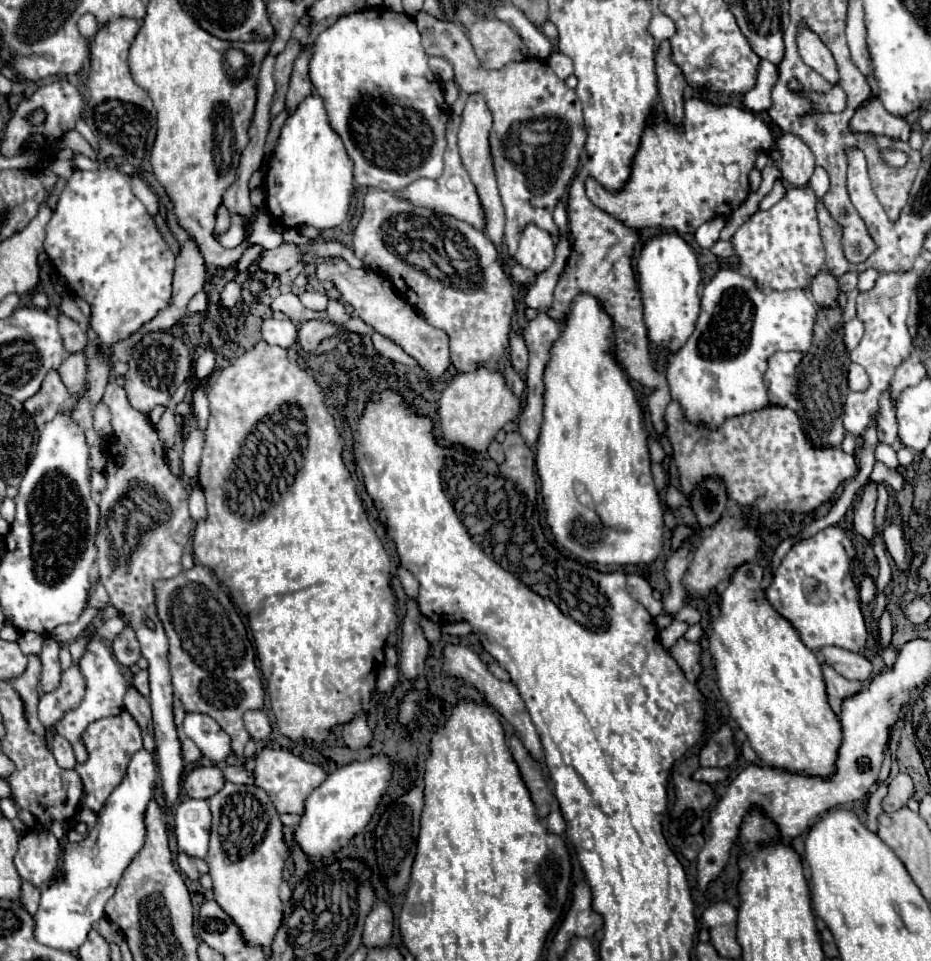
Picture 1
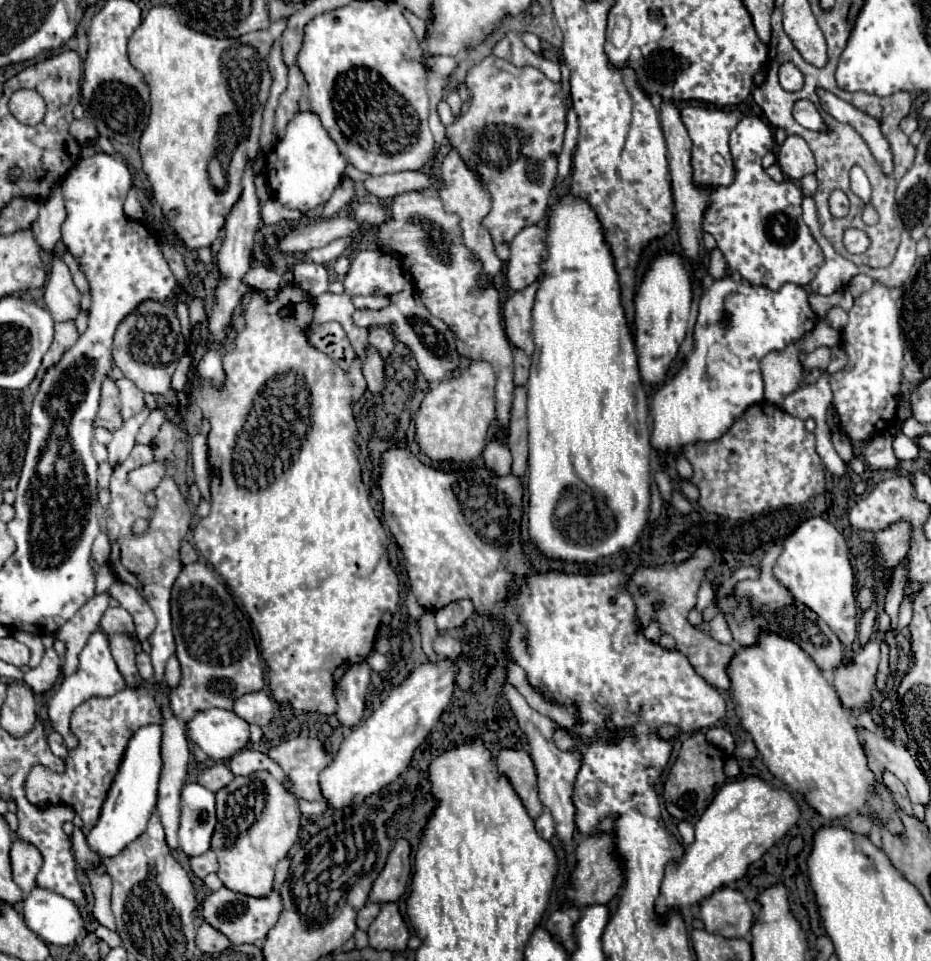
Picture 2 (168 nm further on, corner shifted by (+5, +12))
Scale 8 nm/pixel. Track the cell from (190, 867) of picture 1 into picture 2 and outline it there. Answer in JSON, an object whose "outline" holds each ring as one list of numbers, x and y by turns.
{"outline":[[208,851,208,853,204,853,204,855,192,857,192,859,190,859,190,867,192,867,192,871,194,871,200,879,204,879,208,873,216,873,216,869,218,869,216,853]]}

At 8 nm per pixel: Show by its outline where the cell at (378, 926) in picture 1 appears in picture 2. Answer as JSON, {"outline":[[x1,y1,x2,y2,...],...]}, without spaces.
{"outline":[[398,839,394,849,388,855,386,867,378,875,378,879,372,885,370,901,396,901,406,891,408,879,410,879,410,843,406,839]]}

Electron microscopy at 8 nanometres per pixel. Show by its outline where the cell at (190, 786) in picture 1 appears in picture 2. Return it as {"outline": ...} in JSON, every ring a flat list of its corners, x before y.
{"outline":[[214,763,212,767,206,767,198,773,198,783,214,793,220,791,224,785,228,785,232,779,234,779,234,775,224,763]]}

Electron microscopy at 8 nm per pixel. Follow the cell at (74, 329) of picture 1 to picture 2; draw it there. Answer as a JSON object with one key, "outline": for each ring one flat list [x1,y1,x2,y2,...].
{"outline":[[56,257,52,261,52,273,46,283,44,301,54,321,66,321,76,319,80,311,80,297,82,293,76,289,68,265]]}

